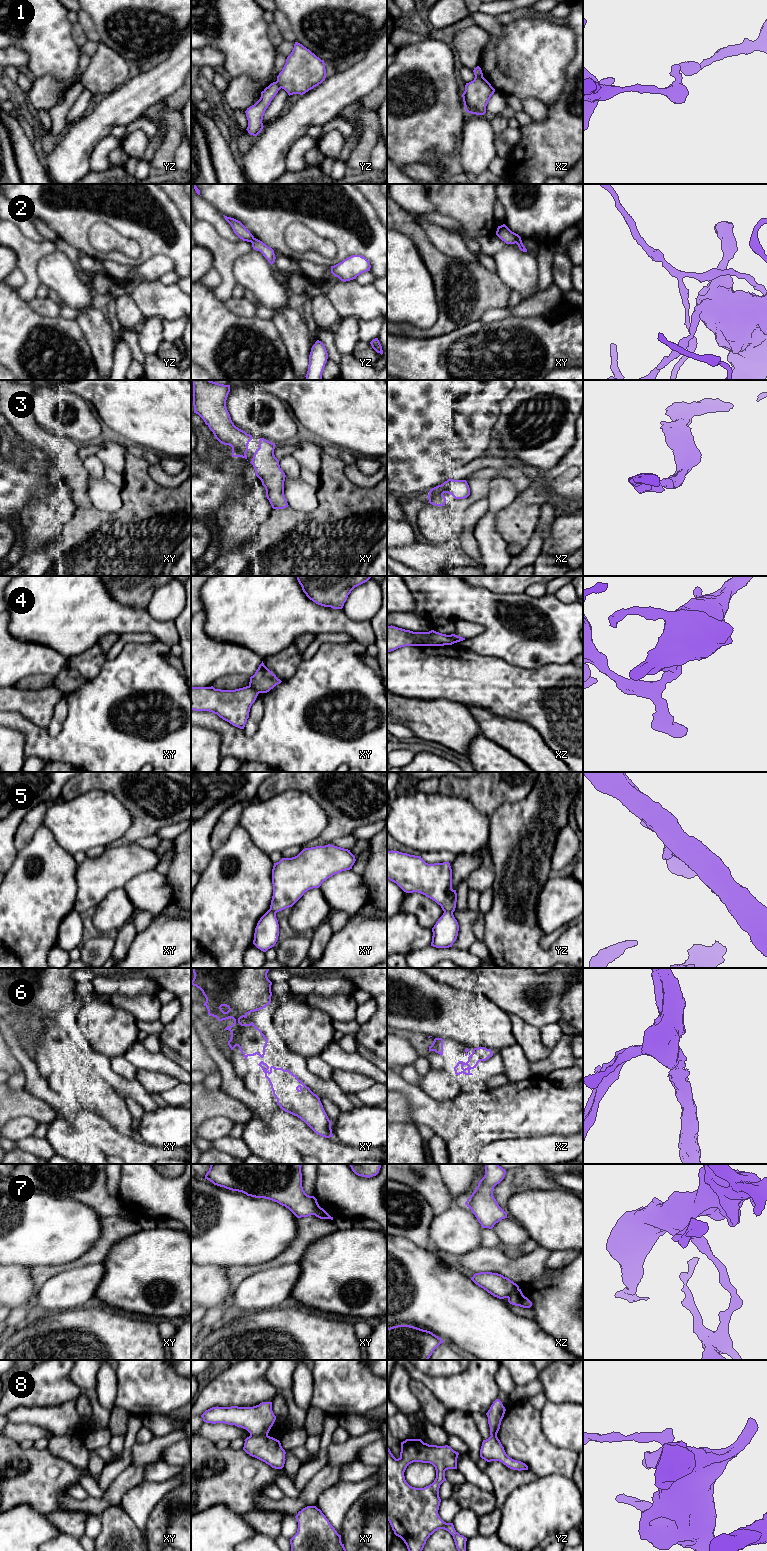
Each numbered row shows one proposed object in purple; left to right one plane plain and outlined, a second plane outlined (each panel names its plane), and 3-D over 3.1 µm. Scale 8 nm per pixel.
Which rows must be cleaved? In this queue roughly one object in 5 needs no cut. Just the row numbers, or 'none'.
1, 2, 4, 5, 7, 8

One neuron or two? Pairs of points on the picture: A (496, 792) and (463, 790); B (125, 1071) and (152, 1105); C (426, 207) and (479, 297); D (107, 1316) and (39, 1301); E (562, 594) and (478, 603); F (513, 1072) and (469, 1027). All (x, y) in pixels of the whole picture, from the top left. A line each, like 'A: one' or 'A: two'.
A: one
B: two
C: two
D: two
E: two
F: two

